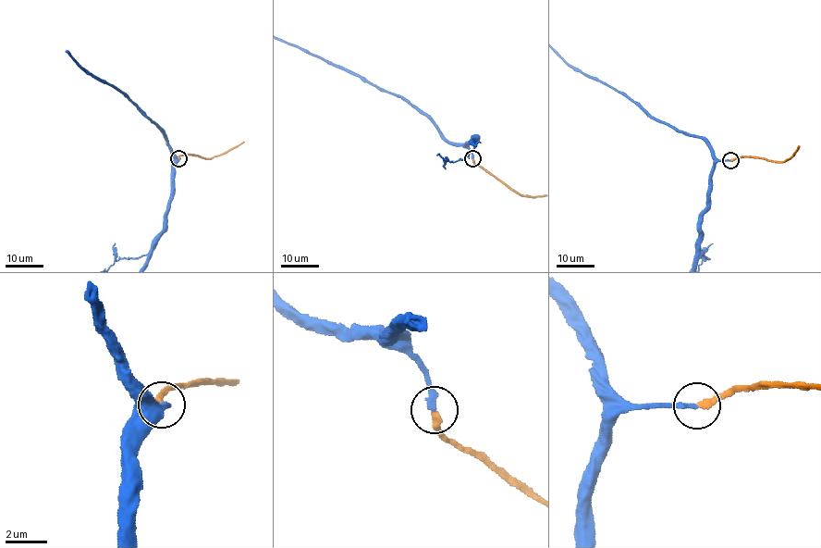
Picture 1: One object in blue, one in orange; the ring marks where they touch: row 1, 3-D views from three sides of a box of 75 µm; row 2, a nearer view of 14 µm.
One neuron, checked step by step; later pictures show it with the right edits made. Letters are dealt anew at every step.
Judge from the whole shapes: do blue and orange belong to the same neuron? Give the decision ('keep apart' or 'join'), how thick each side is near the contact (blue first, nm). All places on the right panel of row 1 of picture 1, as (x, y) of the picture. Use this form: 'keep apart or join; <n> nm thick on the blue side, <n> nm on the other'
join; 280 nm thick on the blue side, 280 nm on the other

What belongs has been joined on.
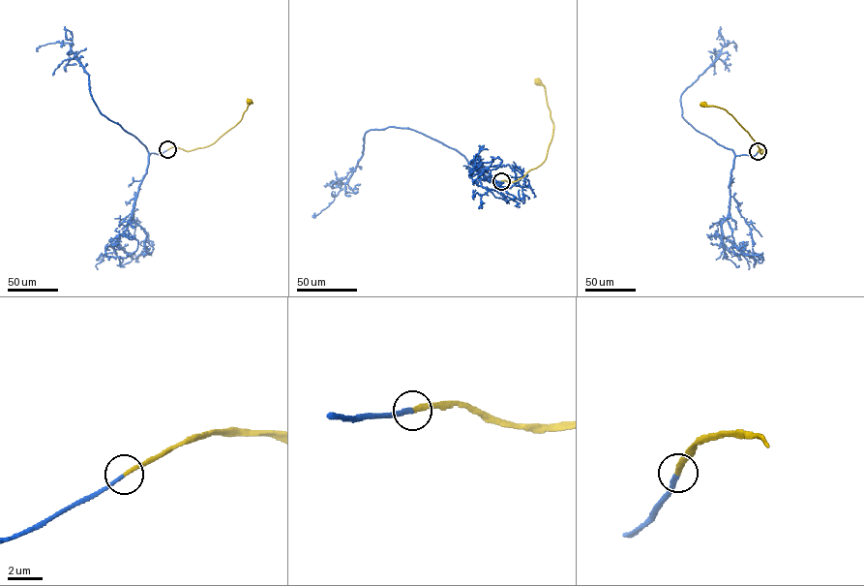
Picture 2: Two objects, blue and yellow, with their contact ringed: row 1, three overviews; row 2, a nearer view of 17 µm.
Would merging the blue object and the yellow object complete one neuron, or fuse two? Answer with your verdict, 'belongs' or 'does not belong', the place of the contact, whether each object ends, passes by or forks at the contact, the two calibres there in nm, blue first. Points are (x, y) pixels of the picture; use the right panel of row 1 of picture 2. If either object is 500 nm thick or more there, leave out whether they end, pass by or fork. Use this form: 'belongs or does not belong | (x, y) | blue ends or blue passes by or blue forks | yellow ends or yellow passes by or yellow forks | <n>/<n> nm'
belongs | (758, 151) | blue ends | yellow ends | 240/240 nm

